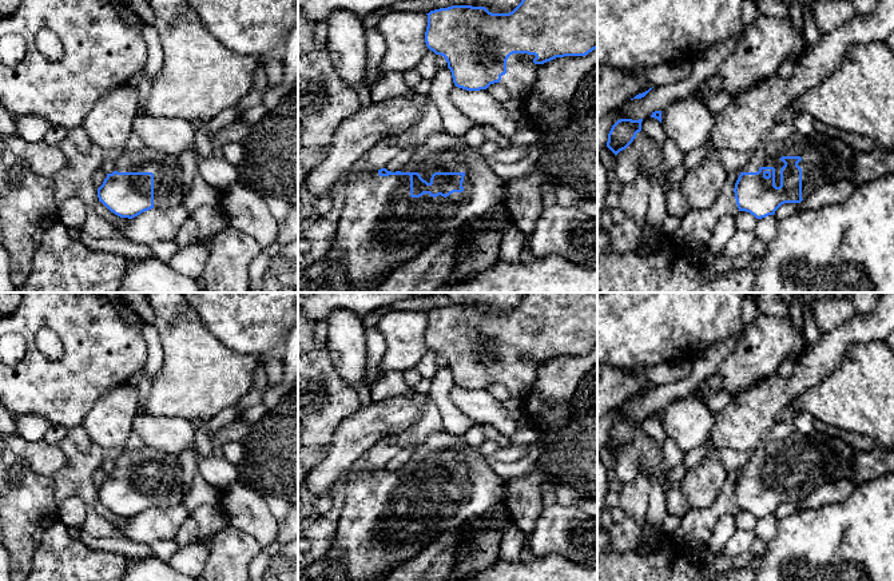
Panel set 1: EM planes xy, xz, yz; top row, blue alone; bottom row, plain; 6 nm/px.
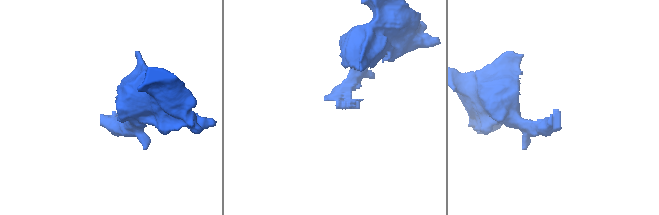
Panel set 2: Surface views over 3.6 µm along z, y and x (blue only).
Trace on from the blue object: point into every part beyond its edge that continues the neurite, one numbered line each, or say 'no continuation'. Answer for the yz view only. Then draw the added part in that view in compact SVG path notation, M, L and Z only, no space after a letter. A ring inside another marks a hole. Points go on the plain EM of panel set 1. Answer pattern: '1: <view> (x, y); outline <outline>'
1: yz (825, 458); outline M818 430L811 434L792 431L783 439L766 439L755 447L740 471L758 471L760 466L775 467L775 485L780 485L782 455L800 455L802 498L821 486L842 478L850 478L857 451L842 438L830 437Z

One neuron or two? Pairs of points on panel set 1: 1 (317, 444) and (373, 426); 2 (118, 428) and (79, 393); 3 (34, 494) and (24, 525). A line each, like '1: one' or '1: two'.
1: two
2: two
3: one

